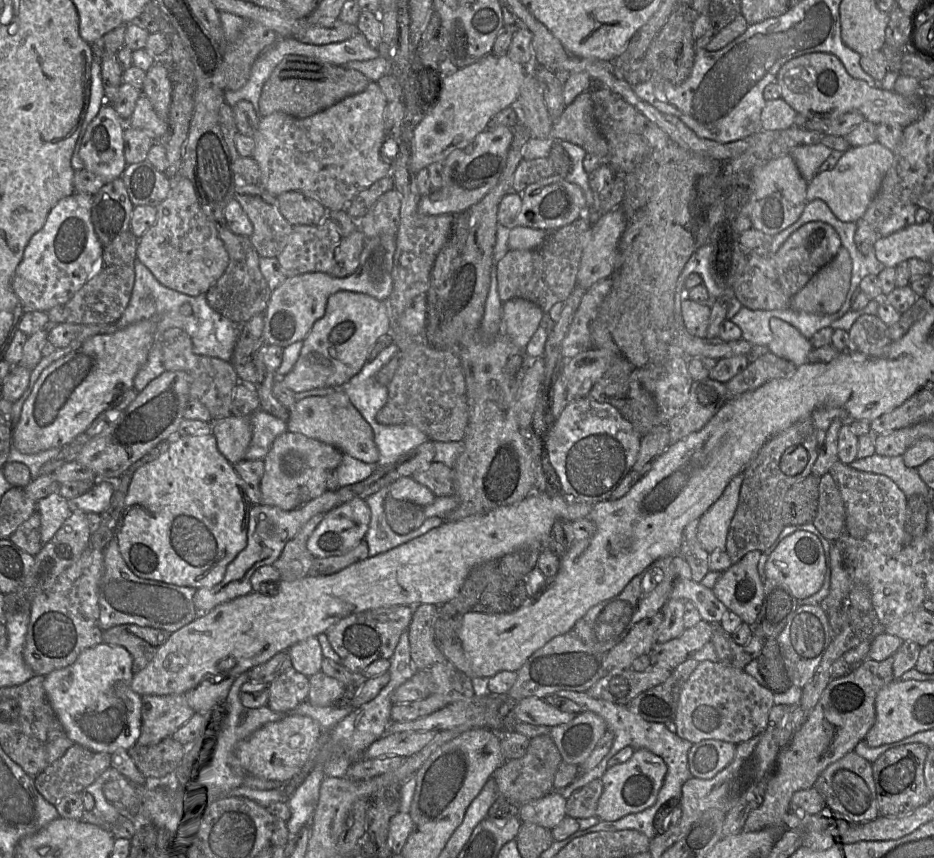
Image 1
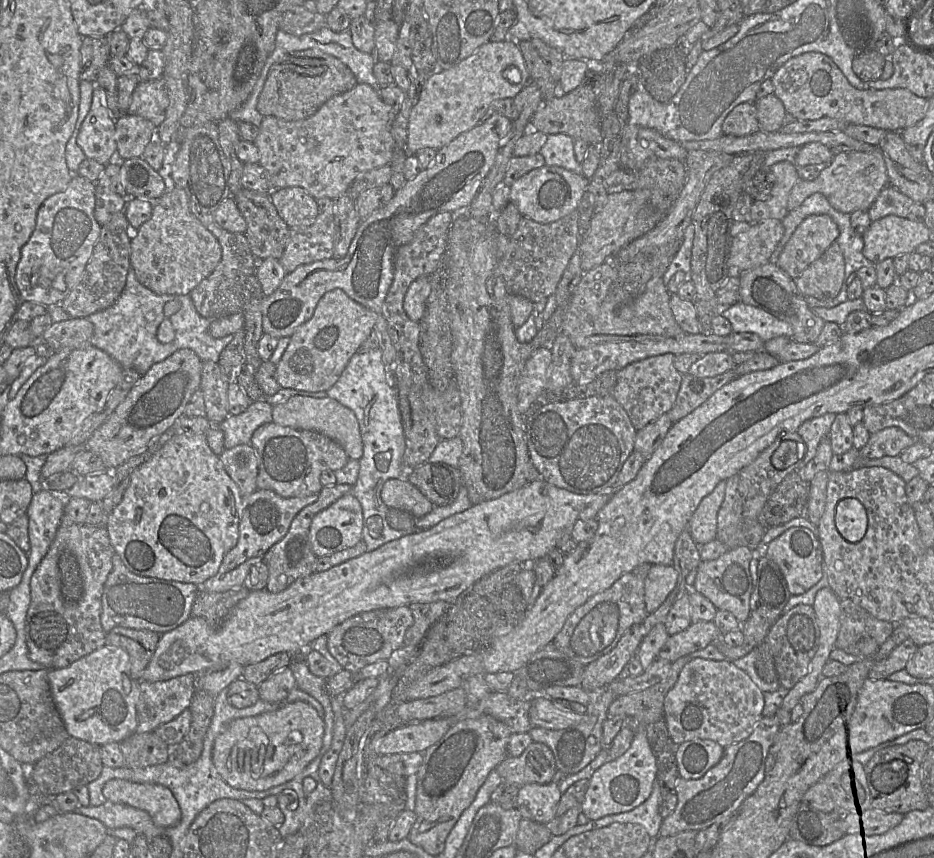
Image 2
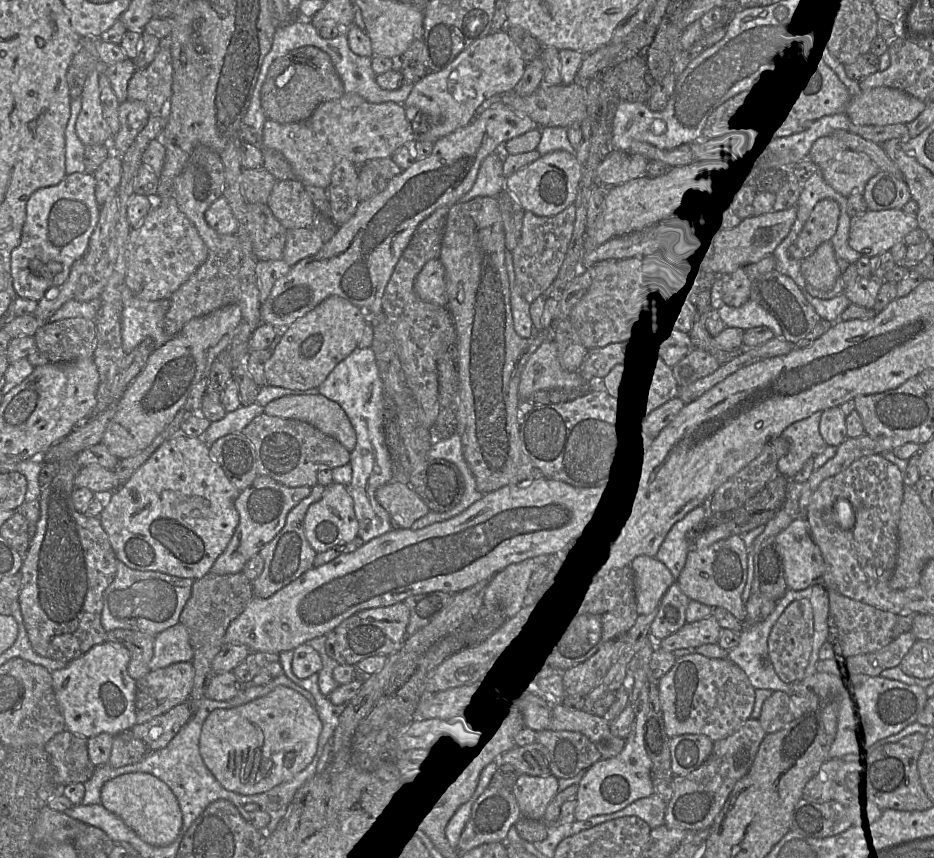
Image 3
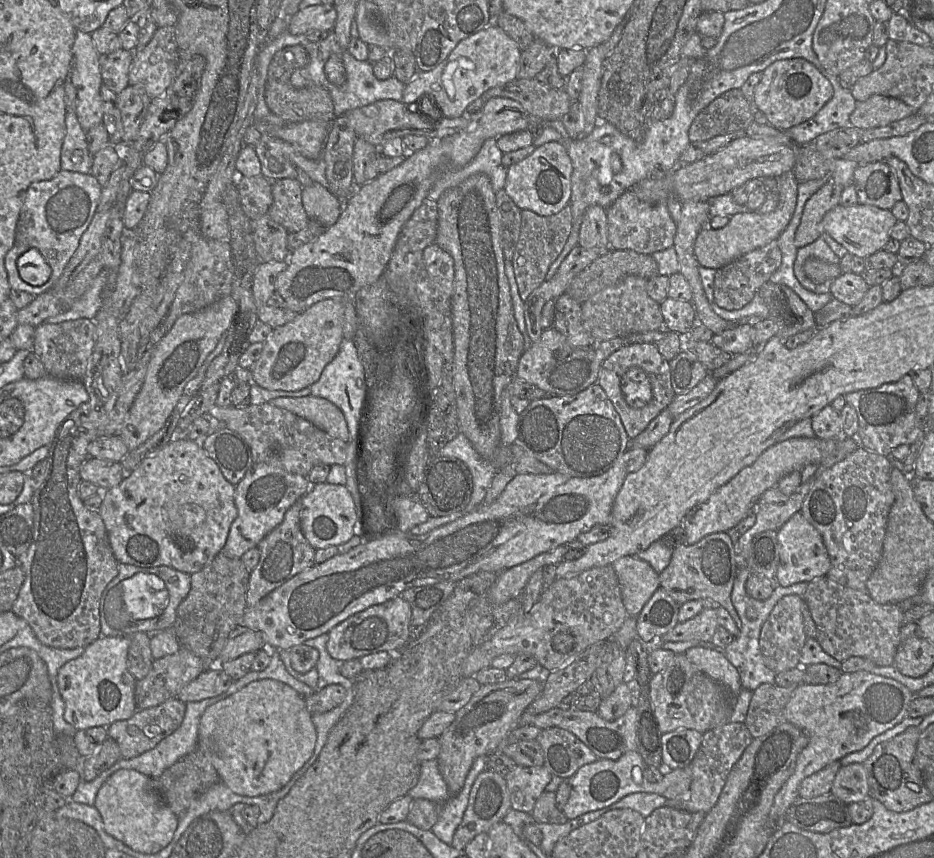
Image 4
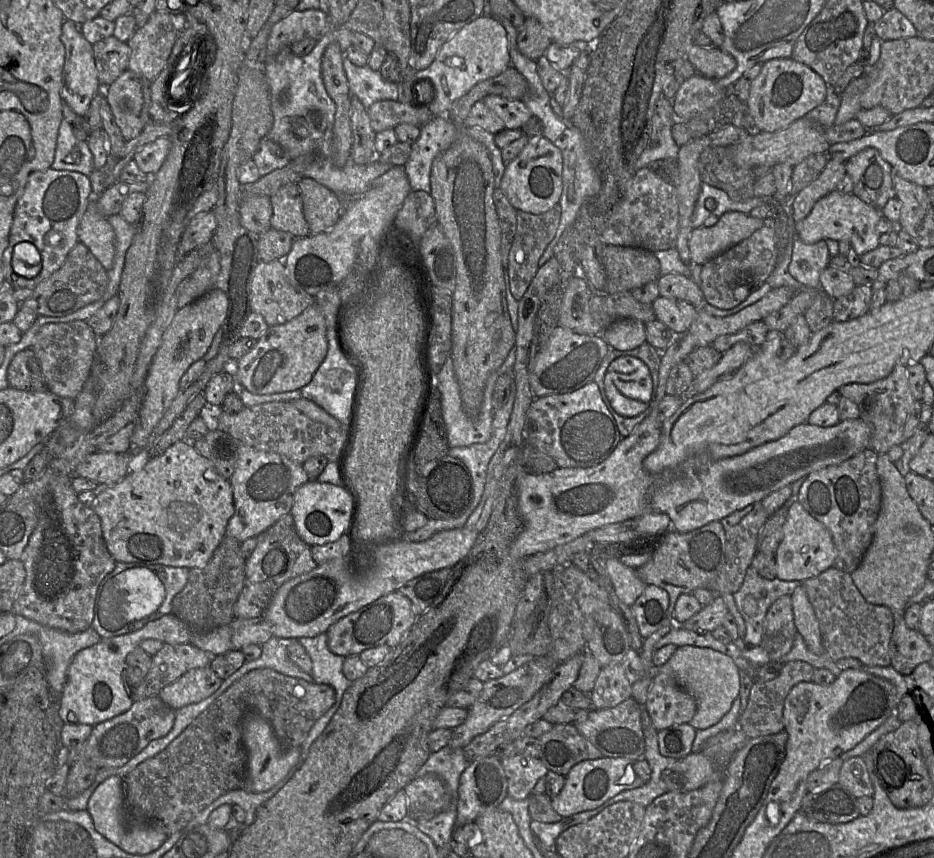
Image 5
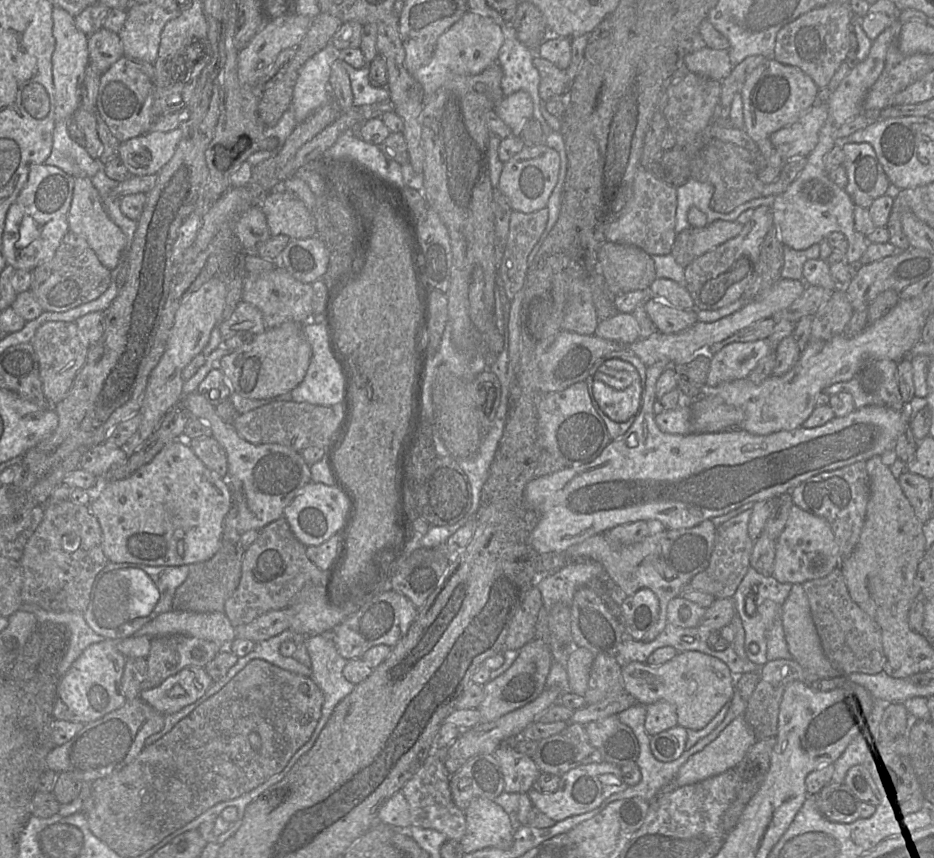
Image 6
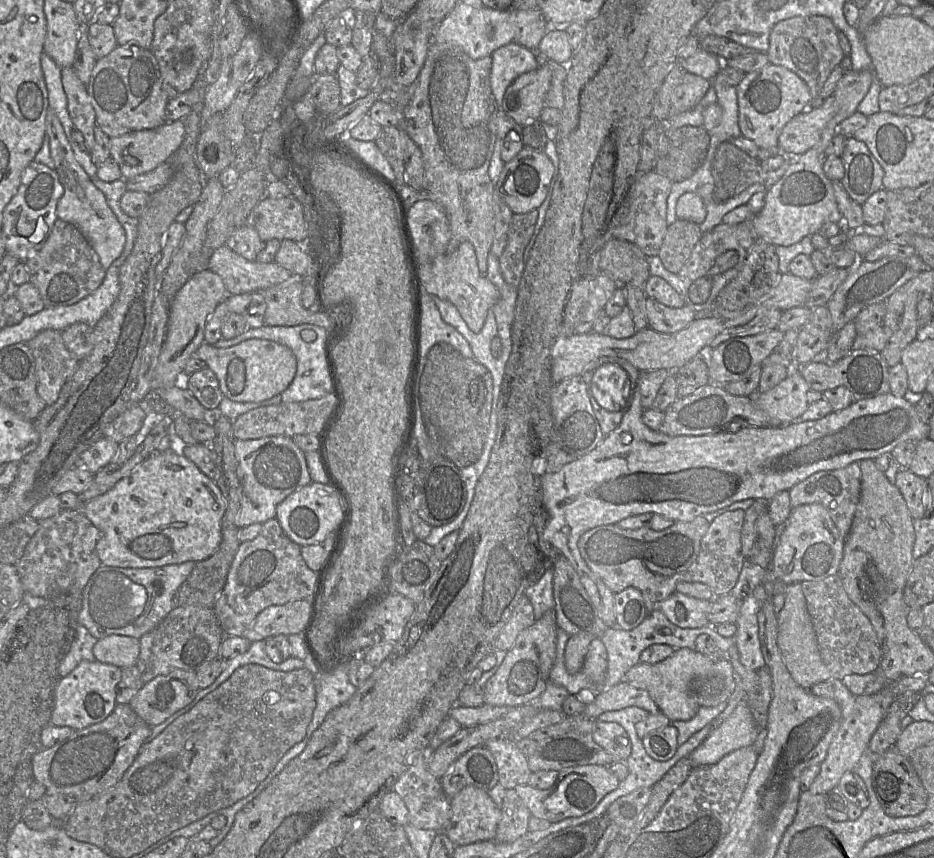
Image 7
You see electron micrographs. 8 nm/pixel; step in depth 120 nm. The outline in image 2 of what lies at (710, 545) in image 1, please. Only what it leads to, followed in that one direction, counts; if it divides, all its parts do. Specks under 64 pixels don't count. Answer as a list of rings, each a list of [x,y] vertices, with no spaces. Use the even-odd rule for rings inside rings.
[[[721,481],[705,496],[692,514],[687,528],[698,545],[717,539],[717,514],[725,496],[726,481]]]

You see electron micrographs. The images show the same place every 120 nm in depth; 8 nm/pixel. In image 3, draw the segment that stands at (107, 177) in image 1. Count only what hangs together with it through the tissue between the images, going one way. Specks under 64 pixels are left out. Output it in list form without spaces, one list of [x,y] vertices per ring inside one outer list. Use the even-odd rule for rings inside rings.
[[[94,69],[81,93],[82,108],[76,121],[76,133],[87,145],[110,144],[114,135],[107,123],[100,98],[99,77],[102,69]]]

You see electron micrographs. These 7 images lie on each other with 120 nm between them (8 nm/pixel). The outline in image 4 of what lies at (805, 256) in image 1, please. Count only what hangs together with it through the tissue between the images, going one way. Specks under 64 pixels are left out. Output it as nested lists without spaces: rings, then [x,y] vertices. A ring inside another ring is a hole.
[[[829,178],[829,180],[807,200],[795,234],[795,244],[797,248],[806,246],[822,236],[822,219],[828,211],[840,204],[843,188],[843,186]]]

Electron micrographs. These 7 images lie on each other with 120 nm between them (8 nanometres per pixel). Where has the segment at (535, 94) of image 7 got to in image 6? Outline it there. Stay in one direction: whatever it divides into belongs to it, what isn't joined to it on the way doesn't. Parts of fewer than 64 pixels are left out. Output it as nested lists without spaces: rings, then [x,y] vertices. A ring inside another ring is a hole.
[[[517,91],[505,96],[493,109],[498,117],[519,136],[519,128],[533,116],[533,103],[525,91]]]

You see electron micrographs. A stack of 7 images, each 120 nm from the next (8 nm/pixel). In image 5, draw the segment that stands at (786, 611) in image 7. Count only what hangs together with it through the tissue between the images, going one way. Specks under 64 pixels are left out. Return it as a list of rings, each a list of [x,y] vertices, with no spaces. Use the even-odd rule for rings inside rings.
[[[802,584],[795,588],[791,598],[797,632],[804,638],[811,652],[817,655],[824,654],[819,621]]]

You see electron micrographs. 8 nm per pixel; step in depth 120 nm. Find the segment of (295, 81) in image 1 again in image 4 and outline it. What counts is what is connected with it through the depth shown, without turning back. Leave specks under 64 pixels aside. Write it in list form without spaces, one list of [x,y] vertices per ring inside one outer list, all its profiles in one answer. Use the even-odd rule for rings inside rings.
[[[295,45],[278,51],[269,65],[265,83],[265,101],[269,110],[287,124],[305,121],[325,121],[326,123],[331,123],[335,118],[333,101],[326,89],[318,86],[296,89],[290,83],[292,73],[305,67],[308,62],[307,50],[301,45]]]

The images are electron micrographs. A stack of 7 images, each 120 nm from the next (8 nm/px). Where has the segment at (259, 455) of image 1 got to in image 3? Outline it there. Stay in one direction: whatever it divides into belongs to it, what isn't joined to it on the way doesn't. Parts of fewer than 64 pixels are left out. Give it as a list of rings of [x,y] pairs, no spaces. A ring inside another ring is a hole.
[[[254,402],[249,406],[240,406],[233,412],[227,412],[223,419],[211,422],[202,439],[211,445],[219,438],[242,430],[258,415],[265,413],[264,407]]]

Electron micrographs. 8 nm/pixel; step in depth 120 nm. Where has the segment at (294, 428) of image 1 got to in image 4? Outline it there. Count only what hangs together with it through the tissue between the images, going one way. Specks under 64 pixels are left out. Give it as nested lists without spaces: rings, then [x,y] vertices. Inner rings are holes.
[[[315,396],[279,397],[269,403],[309,421],[334,438],[346,443],[349,441],[348,425],[343,412],[325,398]]]

